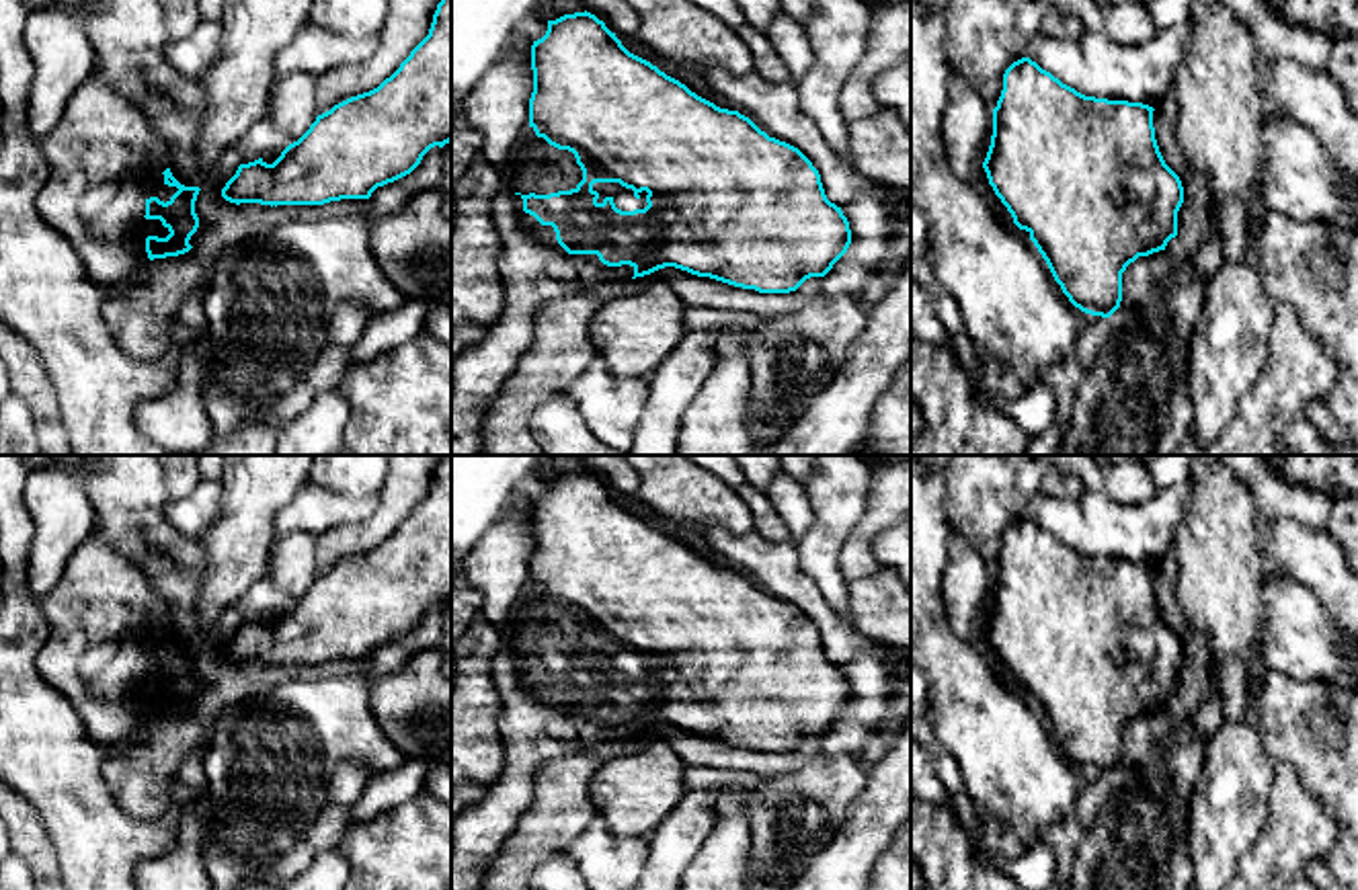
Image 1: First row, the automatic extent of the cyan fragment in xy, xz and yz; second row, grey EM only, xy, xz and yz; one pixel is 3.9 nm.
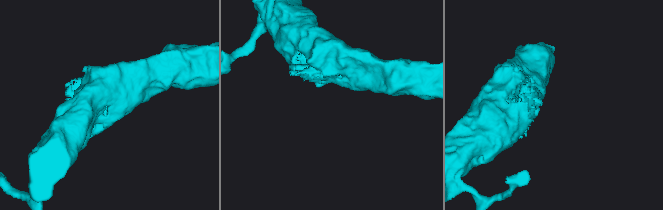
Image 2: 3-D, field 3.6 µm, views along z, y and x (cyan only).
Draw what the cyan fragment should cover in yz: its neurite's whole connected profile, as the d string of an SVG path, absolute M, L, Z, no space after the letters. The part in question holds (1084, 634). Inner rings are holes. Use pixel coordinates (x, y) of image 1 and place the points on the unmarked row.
M1030 517L1013 521L1003 533L983 628L1063 753L1091 775L1110 777L1122 761L1126 726L1165 710L1177 695L1184 646L1159 611L1153 570L1143 562L1085 556Z

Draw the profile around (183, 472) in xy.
M154 455L166 480L170 498L191 494L201 482L201 455Z

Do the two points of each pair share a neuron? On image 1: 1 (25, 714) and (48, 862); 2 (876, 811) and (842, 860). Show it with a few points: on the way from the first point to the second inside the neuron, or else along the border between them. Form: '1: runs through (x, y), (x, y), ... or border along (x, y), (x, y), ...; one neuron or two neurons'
1: border along (21, 796), (37, 813), (60, 866); two neurons
2: runs through (872, 823), (854, 847); one neuron

